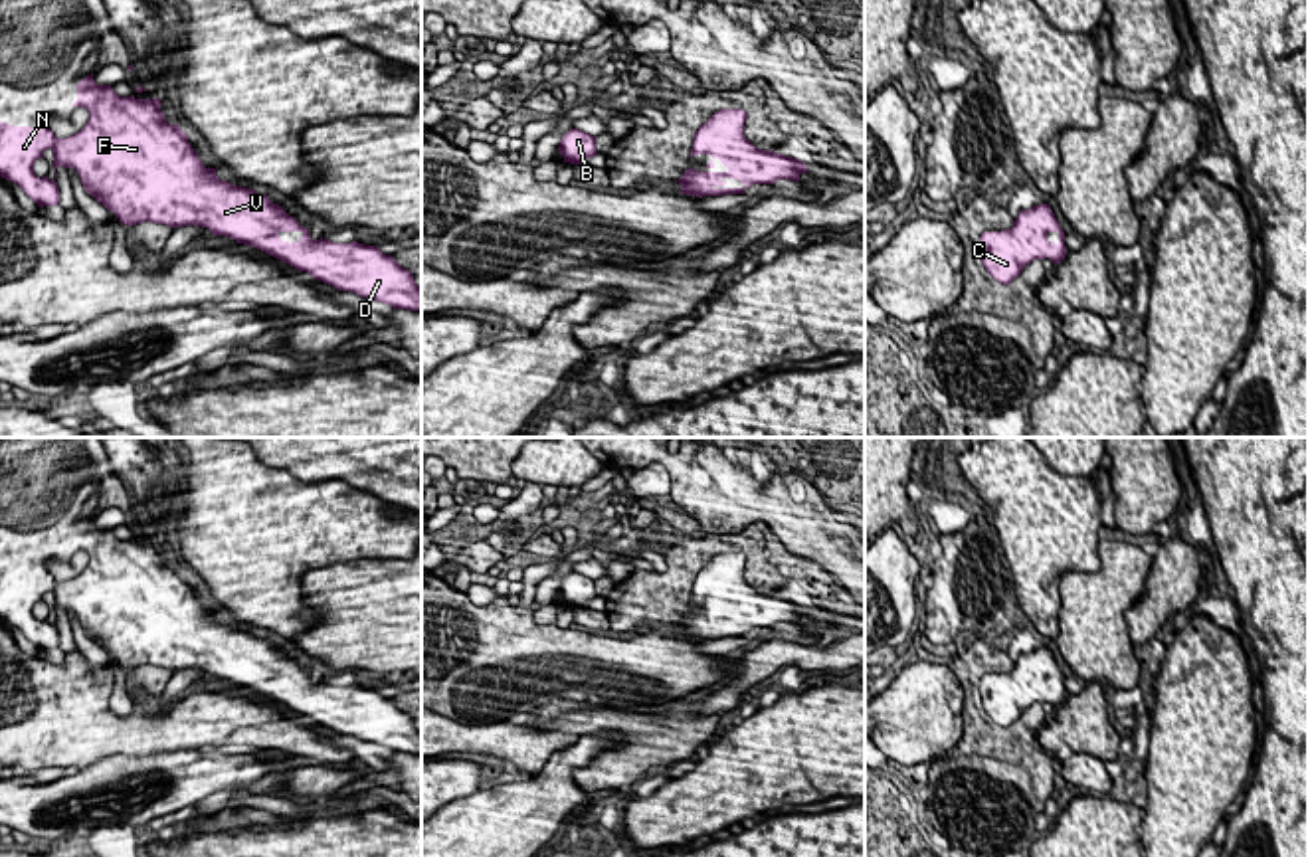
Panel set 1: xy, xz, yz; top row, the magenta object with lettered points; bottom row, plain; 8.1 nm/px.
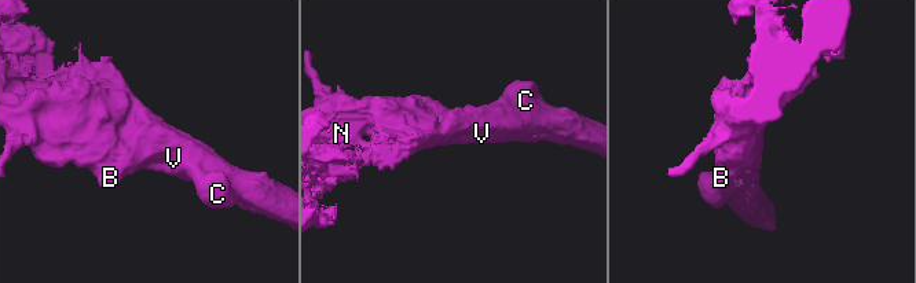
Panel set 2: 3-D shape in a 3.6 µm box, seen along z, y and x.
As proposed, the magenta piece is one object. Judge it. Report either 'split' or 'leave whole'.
leave whole

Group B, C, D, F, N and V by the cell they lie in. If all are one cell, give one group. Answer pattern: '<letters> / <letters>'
B C D F N V

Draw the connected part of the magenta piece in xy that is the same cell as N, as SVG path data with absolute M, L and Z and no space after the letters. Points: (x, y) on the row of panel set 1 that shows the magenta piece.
M91 73L77 83L73 107L89 111L79 133L57 139L49 127L0 121L0 176L18 184L40 208L57 206L55 178L34 174L34 162L51 148L53 168L75 168L85 192L125 226L202 226L338 291L421 311L421 289L392 255L358 241L313 239L265 194L220 180L218 166L202 164L188 135L166 123L160 105L158 97L121 97L111 85L97 85Z

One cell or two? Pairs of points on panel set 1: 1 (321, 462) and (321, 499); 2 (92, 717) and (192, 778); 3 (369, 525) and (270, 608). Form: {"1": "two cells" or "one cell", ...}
{"1": "two cells", "2": "two cells", "3": "one cell"}

